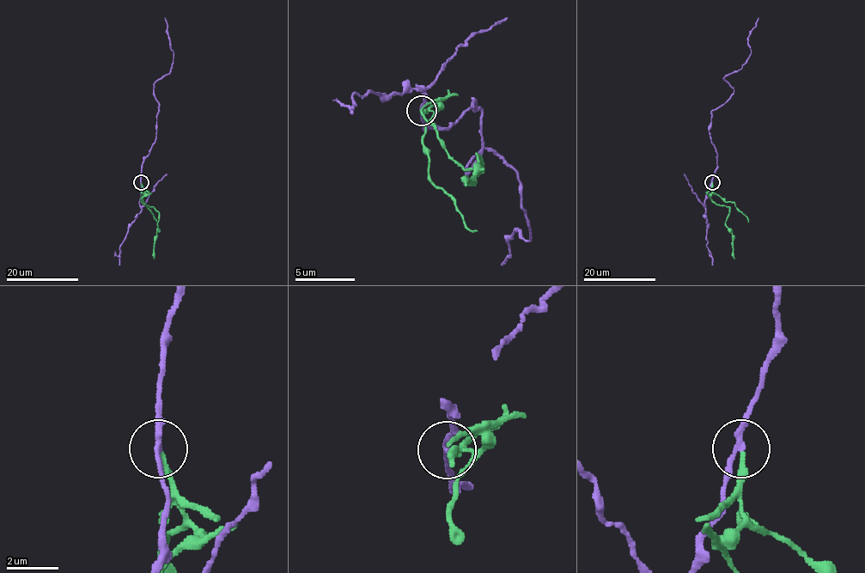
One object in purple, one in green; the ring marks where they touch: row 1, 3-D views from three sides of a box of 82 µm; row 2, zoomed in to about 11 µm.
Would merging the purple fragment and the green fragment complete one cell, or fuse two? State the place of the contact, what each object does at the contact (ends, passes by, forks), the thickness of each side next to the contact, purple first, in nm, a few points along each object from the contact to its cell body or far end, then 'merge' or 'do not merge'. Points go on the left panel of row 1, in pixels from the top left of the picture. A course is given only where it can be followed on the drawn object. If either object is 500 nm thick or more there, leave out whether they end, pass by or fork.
at (141, 182); purple passes by; green ends there; 200 nm thick on the purple side, 190 nm on the other; purple runs (140, 182), (143, 159), (155, 138), (158, 102), (155, 97), (154, 84), (170, 72), (173, 56), (165, 18); green runs (141, 182), (146, 194), (140, 200), (157, 211), (154, 259); do not merge

